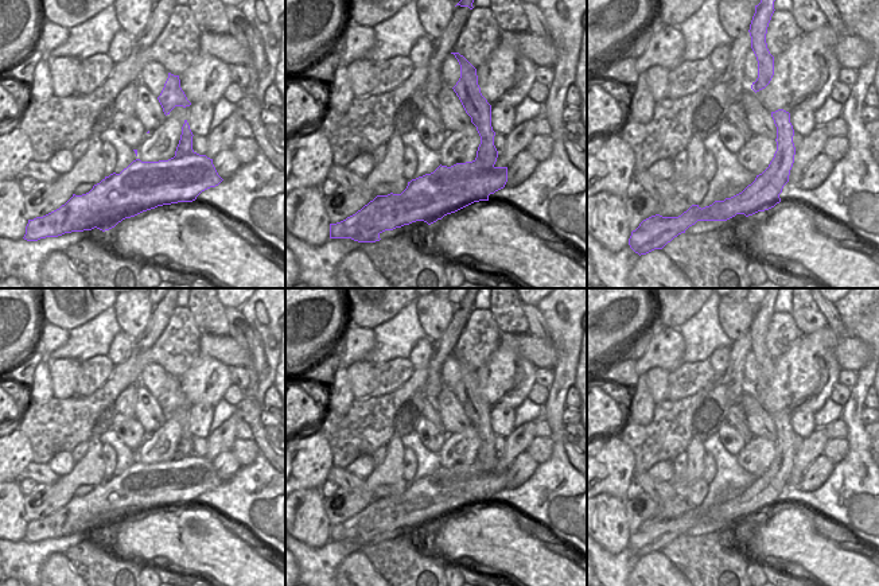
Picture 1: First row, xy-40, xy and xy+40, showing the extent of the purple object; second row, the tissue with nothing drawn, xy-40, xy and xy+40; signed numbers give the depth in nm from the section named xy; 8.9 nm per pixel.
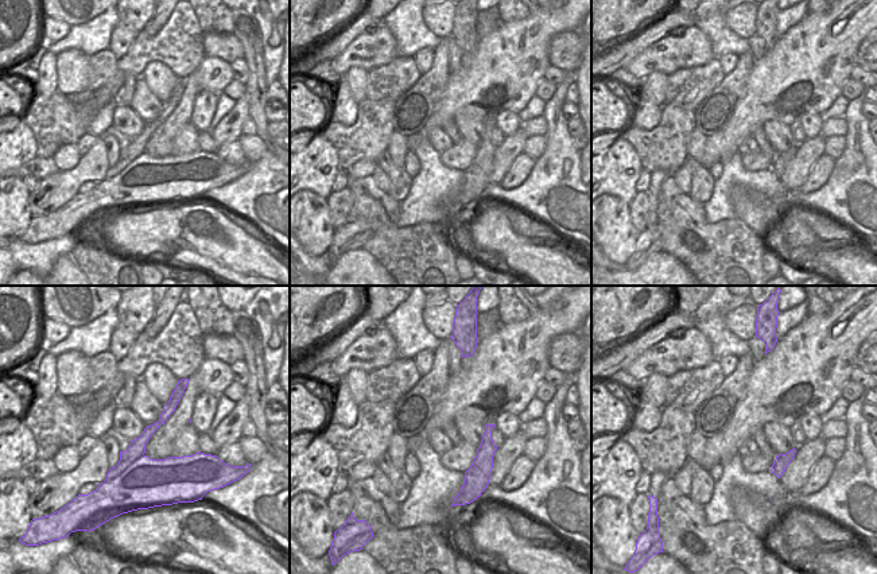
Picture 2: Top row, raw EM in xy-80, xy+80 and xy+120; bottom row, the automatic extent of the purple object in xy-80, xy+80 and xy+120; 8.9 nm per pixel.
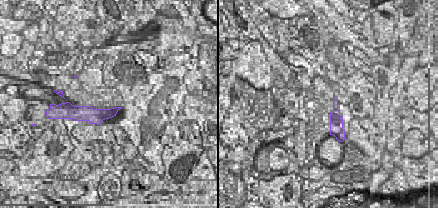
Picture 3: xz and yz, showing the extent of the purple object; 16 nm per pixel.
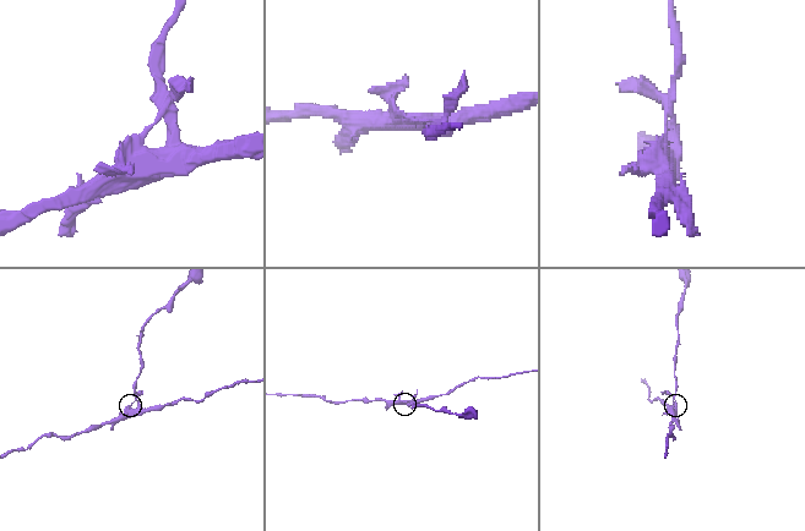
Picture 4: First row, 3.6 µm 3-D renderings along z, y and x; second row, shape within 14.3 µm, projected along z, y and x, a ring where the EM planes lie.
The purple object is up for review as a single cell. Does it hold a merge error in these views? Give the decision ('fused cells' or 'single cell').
fused cells

